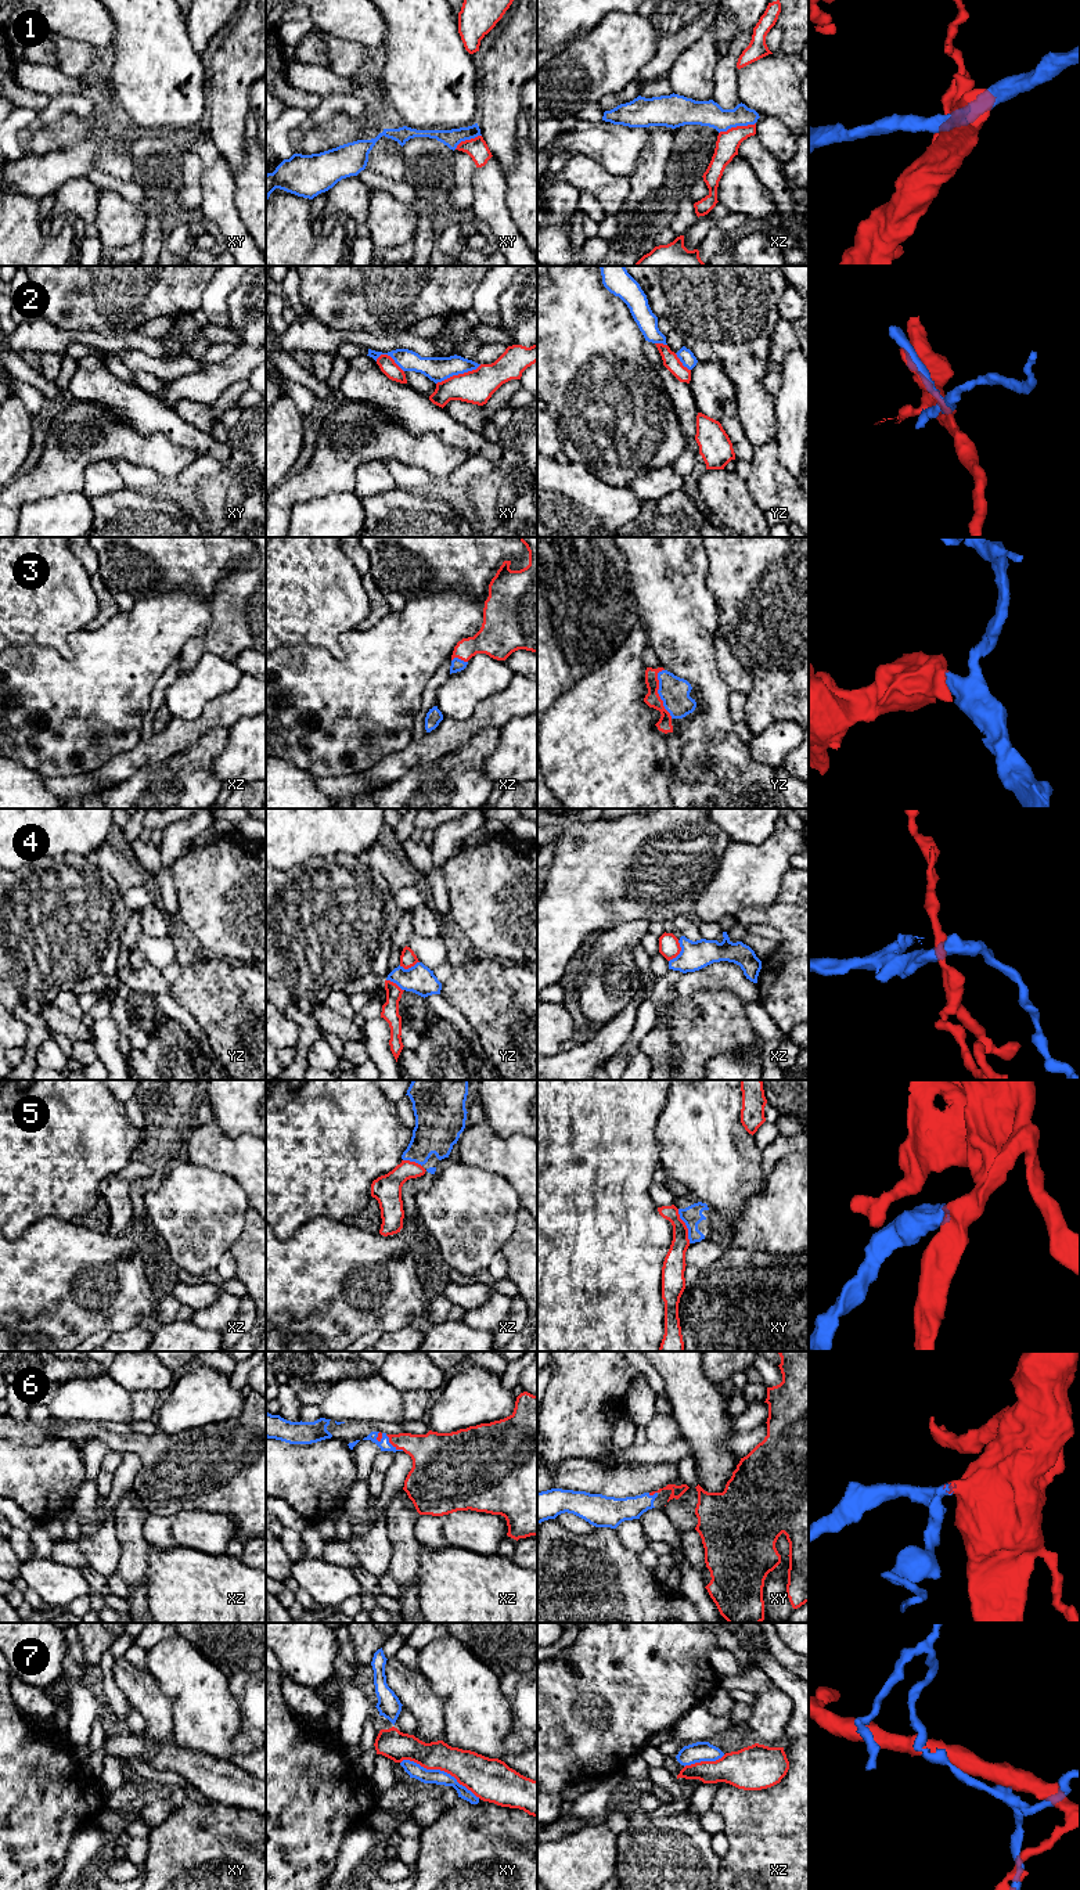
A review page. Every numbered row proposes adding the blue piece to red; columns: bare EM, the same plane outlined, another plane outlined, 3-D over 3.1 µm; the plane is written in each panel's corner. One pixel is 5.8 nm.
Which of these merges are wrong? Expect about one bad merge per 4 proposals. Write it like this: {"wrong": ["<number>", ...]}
{"wrong": ["1", "4", "5", "7"]}

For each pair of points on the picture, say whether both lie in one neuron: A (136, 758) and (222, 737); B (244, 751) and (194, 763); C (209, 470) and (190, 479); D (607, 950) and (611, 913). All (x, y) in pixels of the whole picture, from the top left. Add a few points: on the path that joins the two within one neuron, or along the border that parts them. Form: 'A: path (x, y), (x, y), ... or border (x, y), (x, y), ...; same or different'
A: border (222, 726), (211, 728), (195, 742), (165, 759); different
B: border (229, 727), (229, 740), (213, 760); different
C: path (205, 470), (200, 470), (194, 475); same
D: border (641, 920), (620, 922), (604, 931); different

